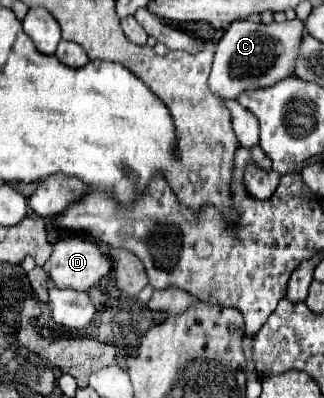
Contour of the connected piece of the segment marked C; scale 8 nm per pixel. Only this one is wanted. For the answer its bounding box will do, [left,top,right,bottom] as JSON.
[209,20,305,98]

